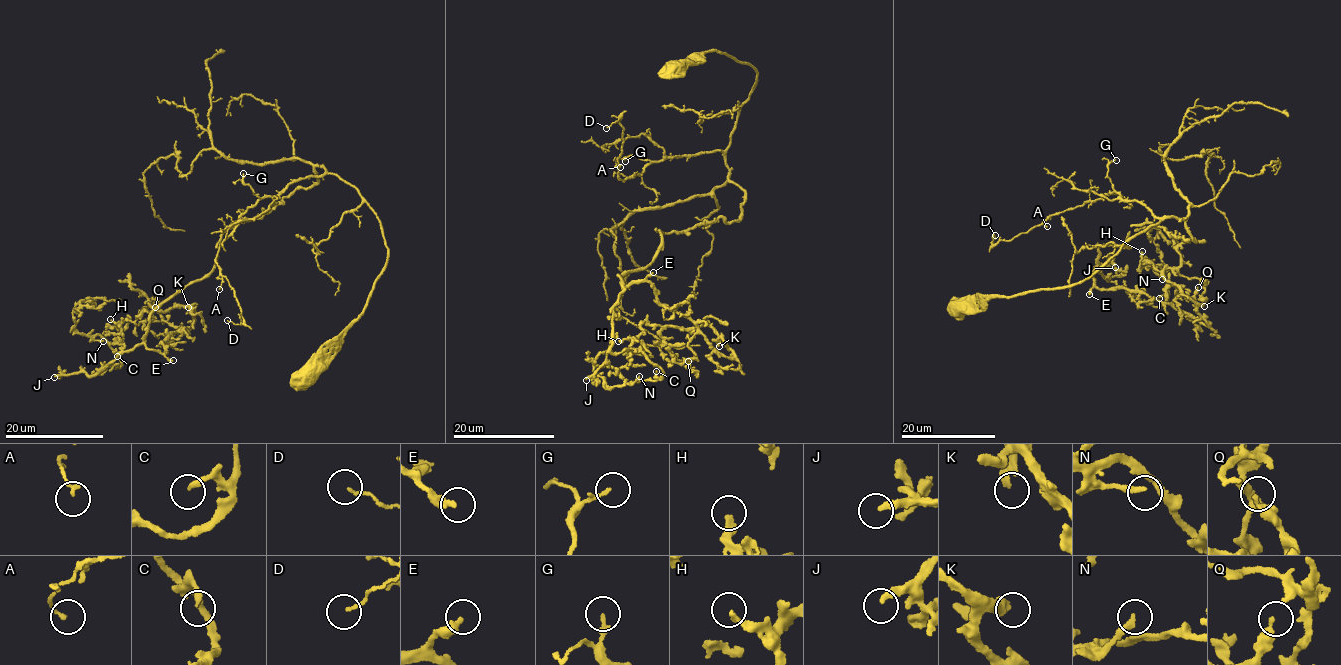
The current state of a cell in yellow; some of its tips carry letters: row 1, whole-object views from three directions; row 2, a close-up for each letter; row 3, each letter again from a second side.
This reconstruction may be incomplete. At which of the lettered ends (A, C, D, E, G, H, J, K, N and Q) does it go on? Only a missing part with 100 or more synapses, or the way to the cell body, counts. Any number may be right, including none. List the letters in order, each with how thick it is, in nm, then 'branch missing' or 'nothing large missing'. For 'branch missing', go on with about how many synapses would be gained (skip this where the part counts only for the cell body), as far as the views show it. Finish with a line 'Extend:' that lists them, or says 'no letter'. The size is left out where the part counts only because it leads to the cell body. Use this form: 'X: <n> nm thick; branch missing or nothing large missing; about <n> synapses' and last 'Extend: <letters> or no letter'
A: 150 nm thick; nothing large missing
C: 240 nm thick; nothing large missing
D: 120 nm thick; nothing large missing
E: 300 nm thick; nothing large missing
G: 150 nm thick; nothing large missing
H: 280 nm thick; nothing large missing
J: 280 nm thick; branch missing; about 200 synapses
K: 320 nm thick; nothing large missing
N: 280 nm thick; nothing large missing
Q: 180 nm thick; nothing large missing
Extend: J

